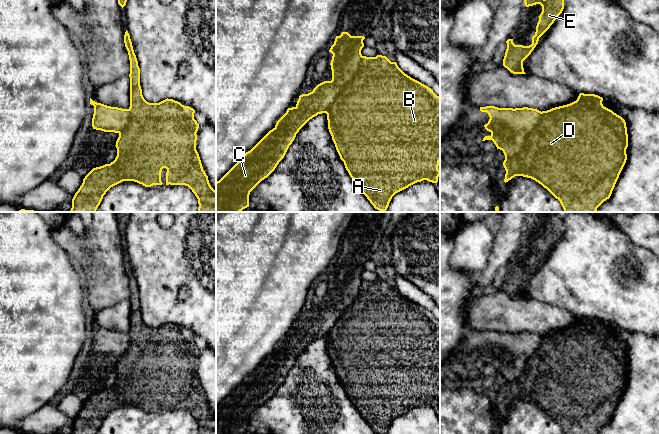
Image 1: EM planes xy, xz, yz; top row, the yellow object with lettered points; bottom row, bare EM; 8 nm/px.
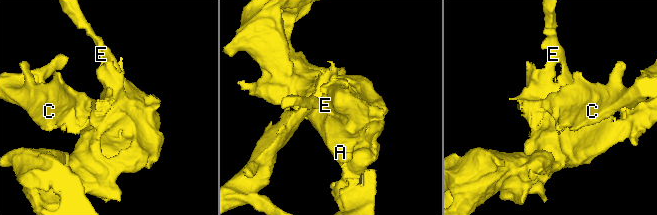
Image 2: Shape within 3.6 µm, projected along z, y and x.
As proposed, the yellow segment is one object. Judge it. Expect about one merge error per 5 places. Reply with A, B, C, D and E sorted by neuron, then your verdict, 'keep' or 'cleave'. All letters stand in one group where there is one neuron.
A B D E / C | cleave

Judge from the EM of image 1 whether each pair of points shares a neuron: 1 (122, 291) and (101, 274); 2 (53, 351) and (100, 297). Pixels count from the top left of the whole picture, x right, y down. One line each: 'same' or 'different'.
1: same
2: different

